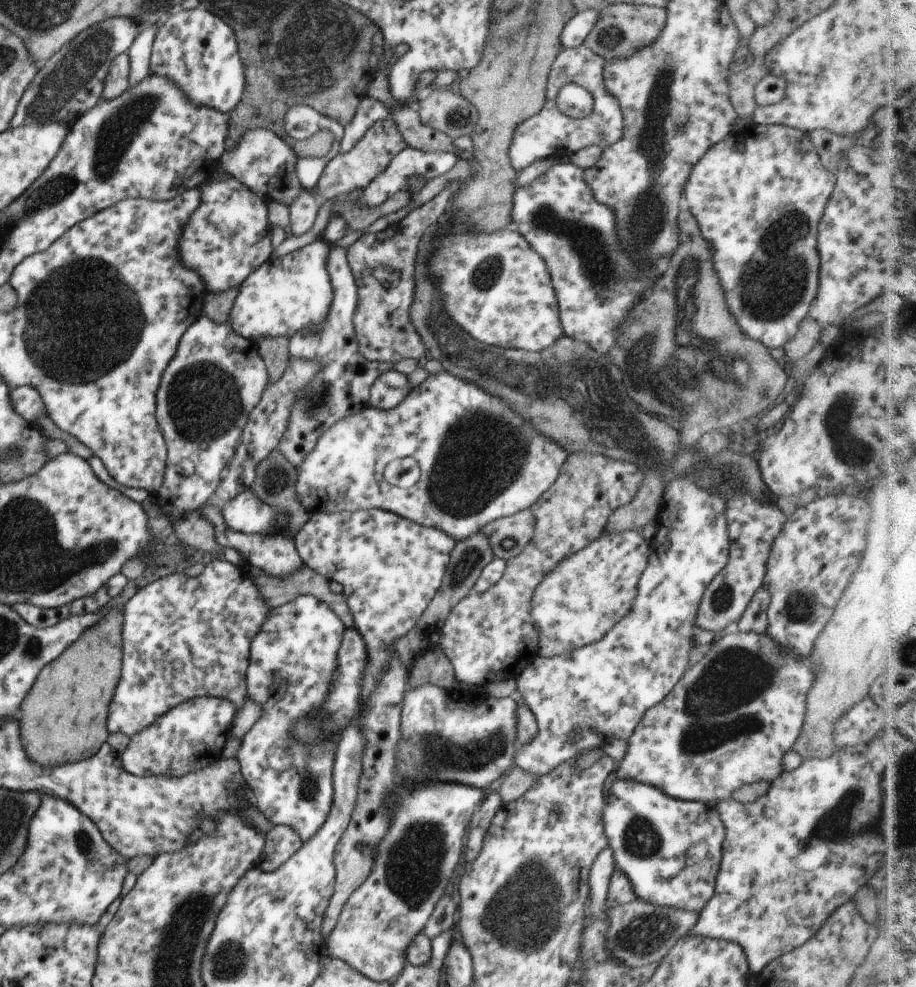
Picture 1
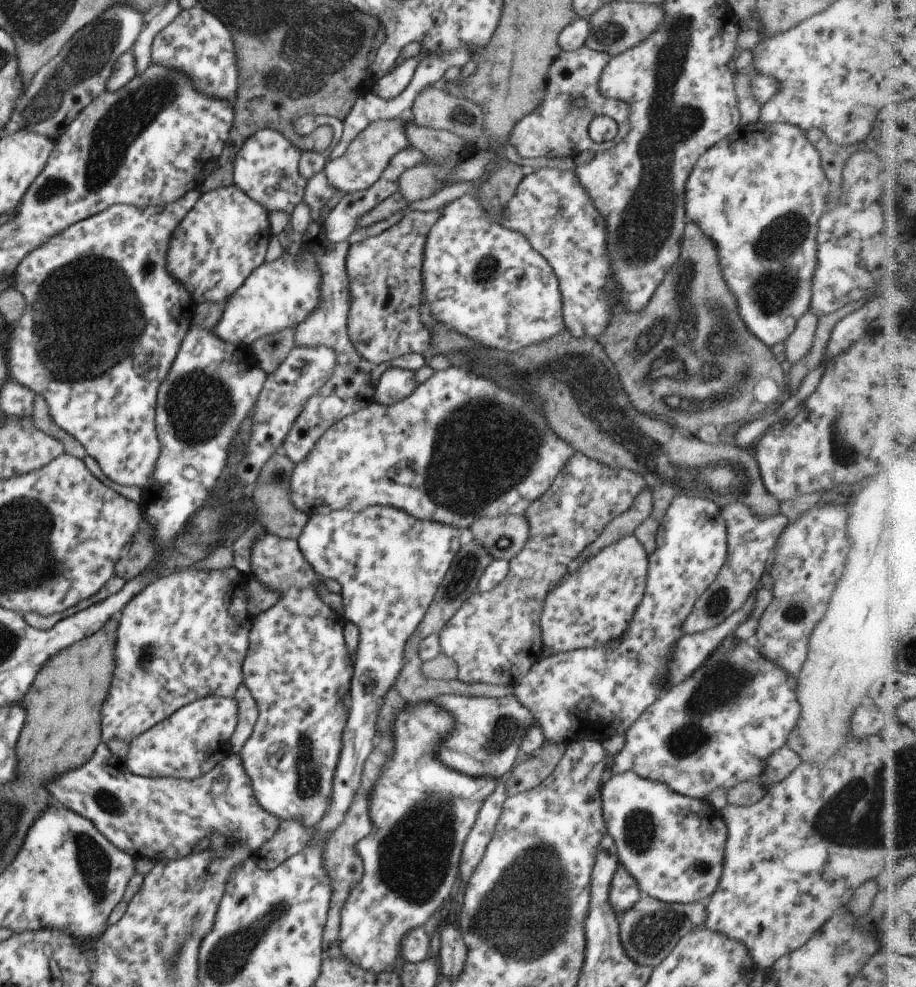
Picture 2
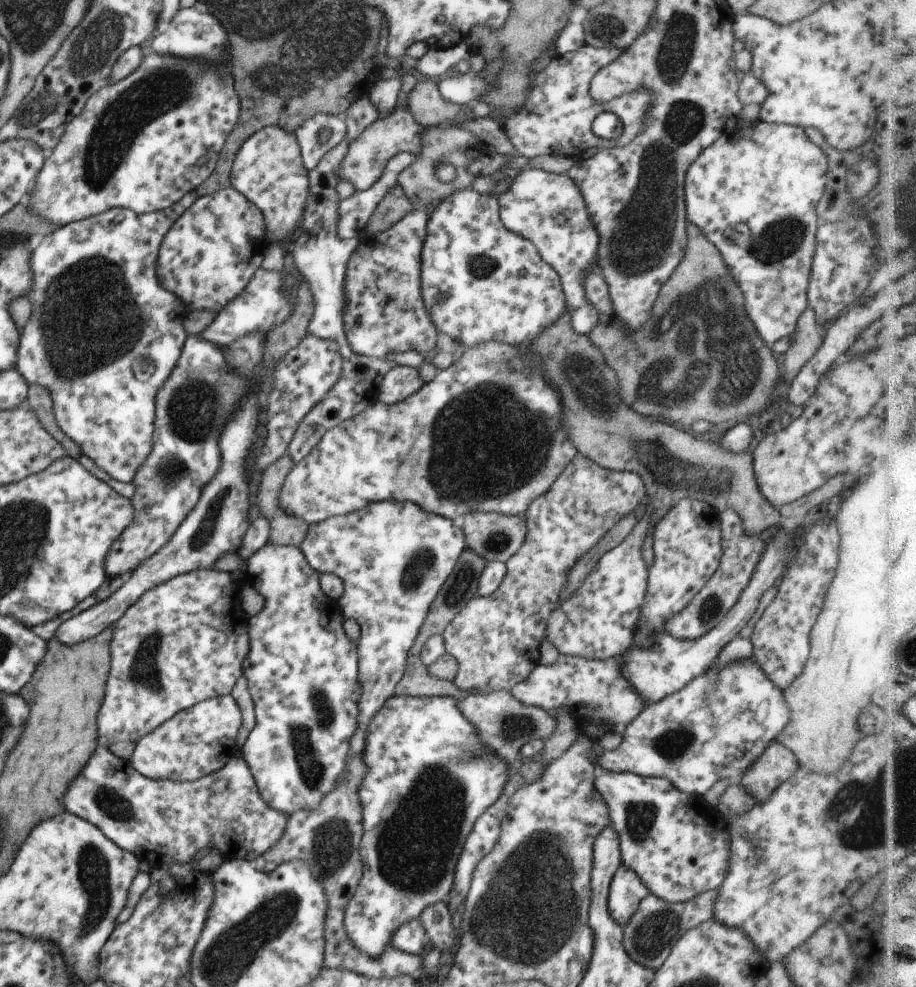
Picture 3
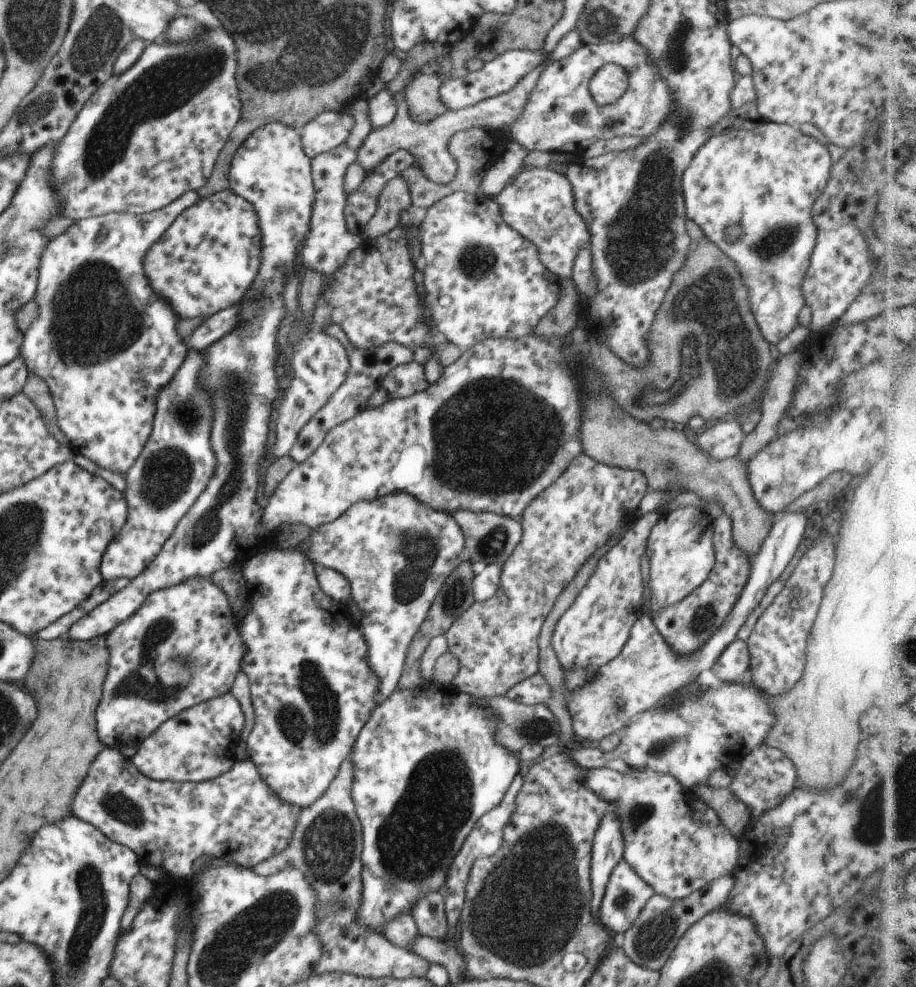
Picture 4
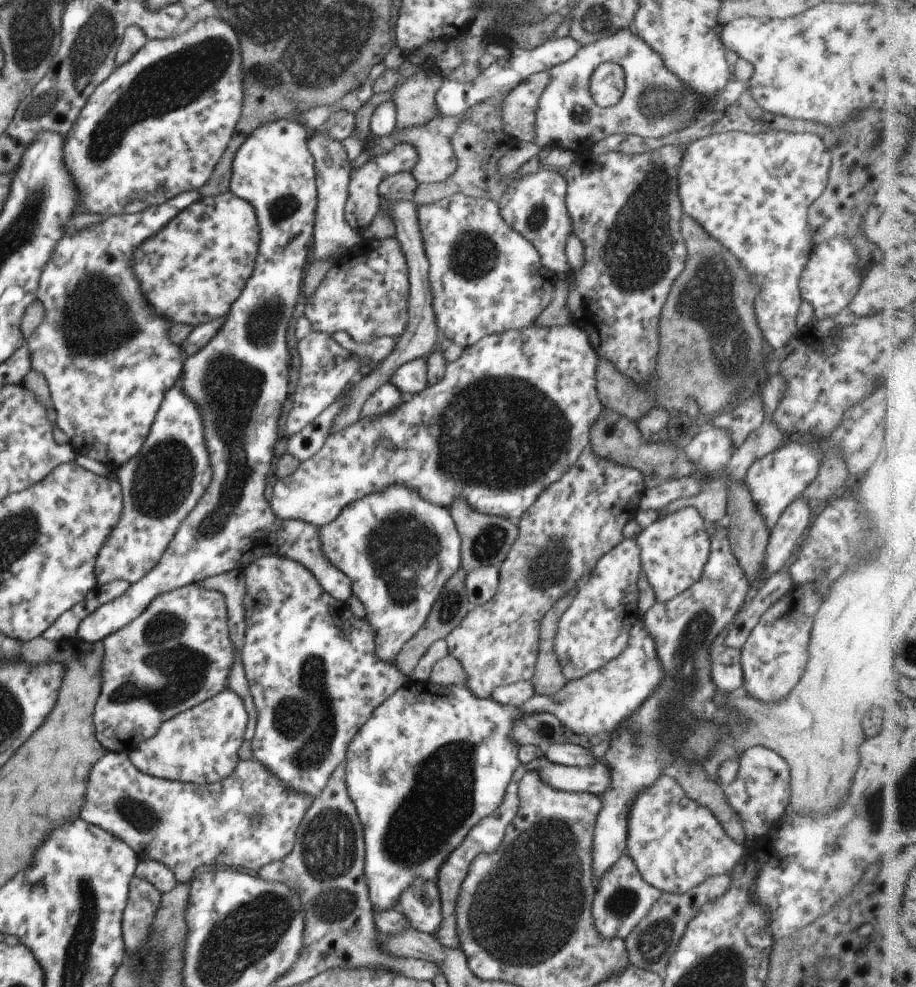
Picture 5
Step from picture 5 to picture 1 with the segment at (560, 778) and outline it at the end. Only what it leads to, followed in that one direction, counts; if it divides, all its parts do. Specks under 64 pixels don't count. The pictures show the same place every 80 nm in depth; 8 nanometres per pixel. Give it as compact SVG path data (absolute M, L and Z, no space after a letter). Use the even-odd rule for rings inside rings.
M616 779L607 792L602 824L613 866L625 874L635 899L687 912L699 912L711 899L724 838L714 807L675 800L655 786Z

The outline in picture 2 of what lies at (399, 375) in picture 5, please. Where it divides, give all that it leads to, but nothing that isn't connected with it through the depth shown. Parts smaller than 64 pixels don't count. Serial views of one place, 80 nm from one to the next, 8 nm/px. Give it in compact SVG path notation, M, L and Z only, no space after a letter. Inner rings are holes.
M390 366L379 376L375 388L372 388L372 400L382 406L396 404L409 396L416 385L413 372Z

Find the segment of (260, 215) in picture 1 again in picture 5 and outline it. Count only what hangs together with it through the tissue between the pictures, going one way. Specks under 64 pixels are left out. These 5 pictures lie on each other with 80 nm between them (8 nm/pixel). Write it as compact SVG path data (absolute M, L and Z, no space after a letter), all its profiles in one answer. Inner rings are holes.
M228 190L215 196L201 197L171 218L157 234L143 240L131 256L131 270L139 282L143 298L157 316L163 316L169 324L189 324L193 328L227 315L245 282L251 278L259 238L254 209Z

